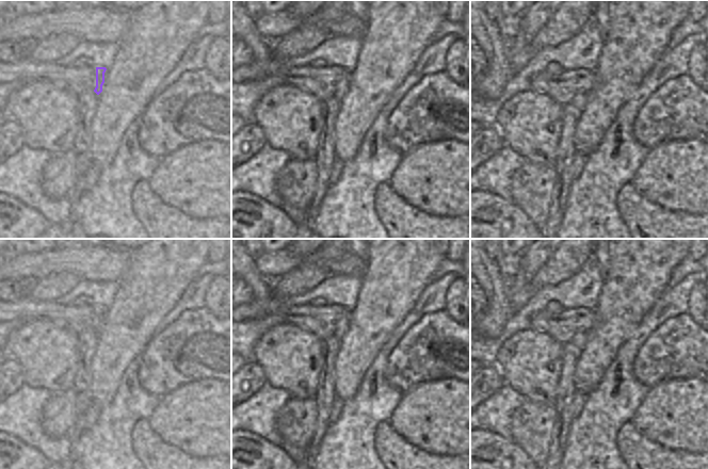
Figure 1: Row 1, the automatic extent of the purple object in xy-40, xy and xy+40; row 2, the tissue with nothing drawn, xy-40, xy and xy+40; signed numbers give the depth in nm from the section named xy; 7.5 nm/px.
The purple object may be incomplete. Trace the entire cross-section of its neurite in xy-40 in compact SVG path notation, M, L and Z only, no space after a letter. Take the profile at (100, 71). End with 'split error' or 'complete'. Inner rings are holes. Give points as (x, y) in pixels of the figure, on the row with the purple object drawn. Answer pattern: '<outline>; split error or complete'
M96 67L96 87L94 92L99 95L102 92L102 85L104 83L106 67Z; complete

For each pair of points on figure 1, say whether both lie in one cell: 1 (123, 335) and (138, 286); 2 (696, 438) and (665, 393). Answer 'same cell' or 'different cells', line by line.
1: same cell
2: same cell

